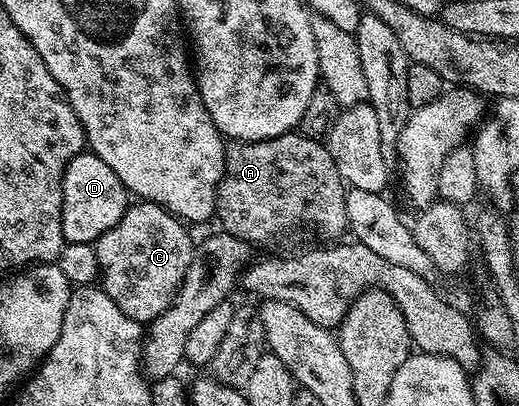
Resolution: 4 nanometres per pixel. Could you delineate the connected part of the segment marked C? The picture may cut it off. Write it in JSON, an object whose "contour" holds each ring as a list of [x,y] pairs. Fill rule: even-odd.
{"contour":[[[138,200],[129,210],[96,241],[99,259],[100,288],[131,319],[148,323],[160,315],[173,302],[183,279],[191,256],[189,233],[178,218],[168,209],[154,201]]]}

